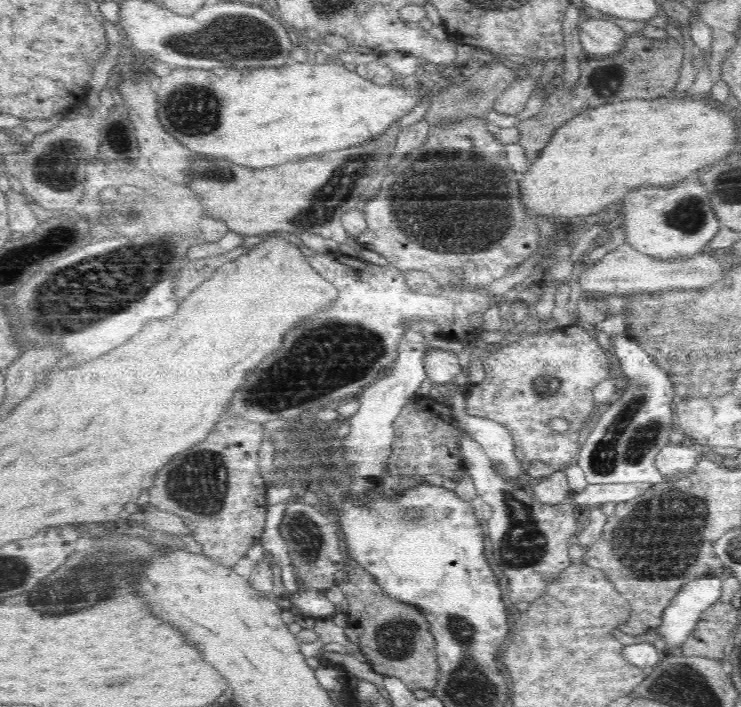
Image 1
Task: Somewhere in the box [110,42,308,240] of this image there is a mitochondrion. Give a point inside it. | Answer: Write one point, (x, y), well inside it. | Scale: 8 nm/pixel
(191, 109)

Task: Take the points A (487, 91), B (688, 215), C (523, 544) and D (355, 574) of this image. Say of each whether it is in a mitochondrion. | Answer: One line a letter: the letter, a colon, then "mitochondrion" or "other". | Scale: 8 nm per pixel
A: other
B: mitochondrion
C: mitochondrion
D: other

